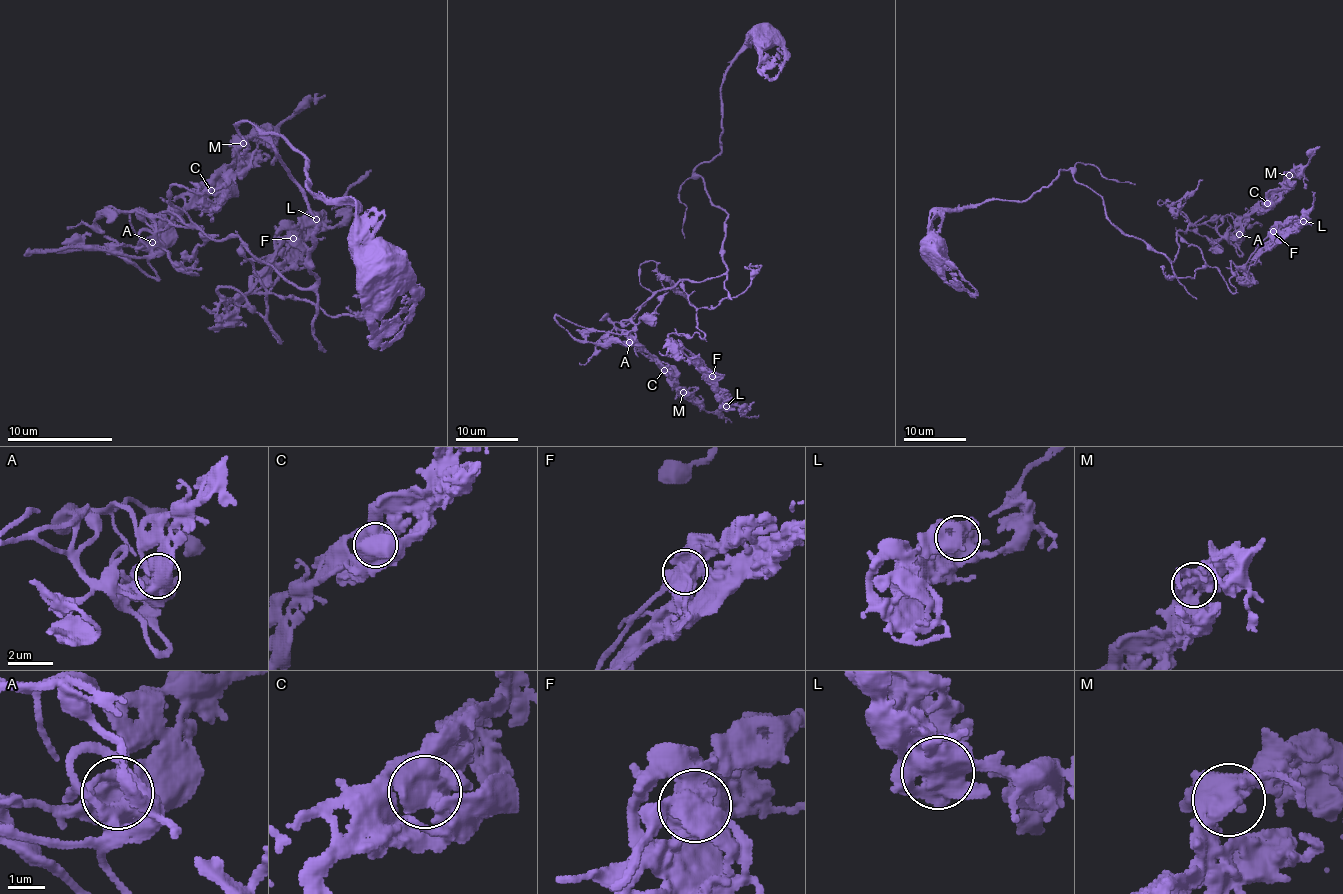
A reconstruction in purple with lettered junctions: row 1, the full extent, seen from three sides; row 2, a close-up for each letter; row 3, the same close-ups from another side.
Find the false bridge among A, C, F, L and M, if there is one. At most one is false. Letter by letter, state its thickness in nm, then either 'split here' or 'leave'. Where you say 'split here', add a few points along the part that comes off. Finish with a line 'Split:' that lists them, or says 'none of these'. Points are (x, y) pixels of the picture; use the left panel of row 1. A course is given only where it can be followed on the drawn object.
A: 600 nm thick; leave
C: 550 nm thick; leave
F: 550 nm thick; leave
L: 500 nm thick; leave
M: 600 nm thick; leave
Split: none of these

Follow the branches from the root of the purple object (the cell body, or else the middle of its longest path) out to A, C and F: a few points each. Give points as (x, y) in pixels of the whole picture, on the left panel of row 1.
A: (382, 282), (356, 209), (269, 132), (316, 222), (308, 288), (237, 238), (153, 243)
C: (382, 282), (356, 209), (279, 135), (308, 288), (237, 238), (172, 224), (161, 251), (211, 190)
F: (382, 282), (356, 209), (264, 132), (316, 280), (243, 246), (269, 322), (219, 293), (293, 238)

